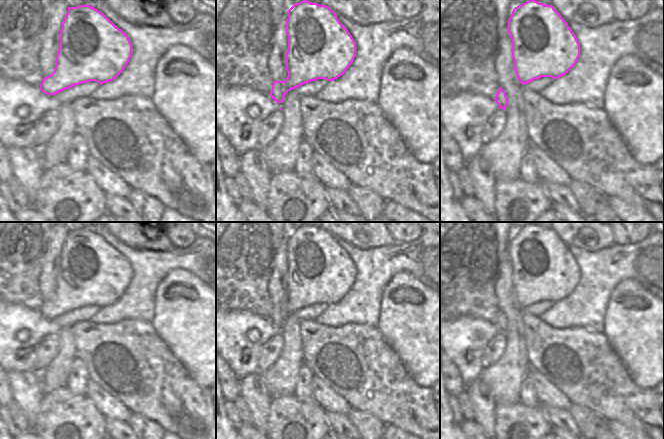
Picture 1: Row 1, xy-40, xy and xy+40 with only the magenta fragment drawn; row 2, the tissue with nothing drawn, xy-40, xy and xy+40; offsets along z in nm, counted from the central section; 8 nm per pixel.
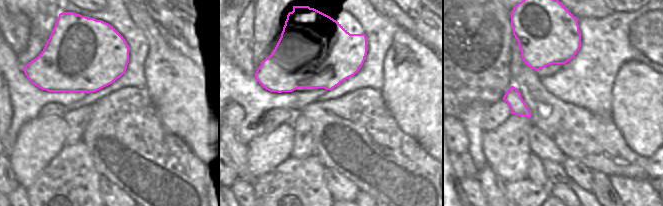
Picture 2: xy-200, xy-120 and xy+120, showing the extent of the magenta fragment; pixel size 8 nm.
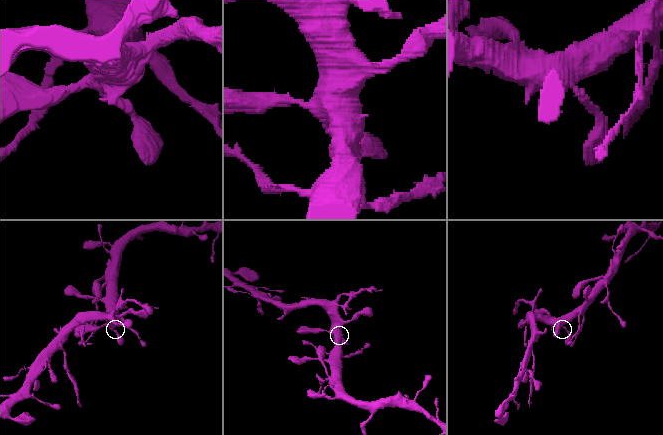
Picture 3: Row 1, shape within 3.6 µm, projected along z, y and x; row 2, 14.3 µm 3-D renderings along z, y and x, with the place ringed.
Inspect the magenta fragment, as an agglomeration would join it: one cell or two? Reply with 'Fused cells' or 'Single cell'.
Single cell

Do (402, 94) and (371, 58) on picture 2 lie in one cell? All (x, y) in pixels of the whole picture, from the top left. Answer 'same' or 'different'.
different

